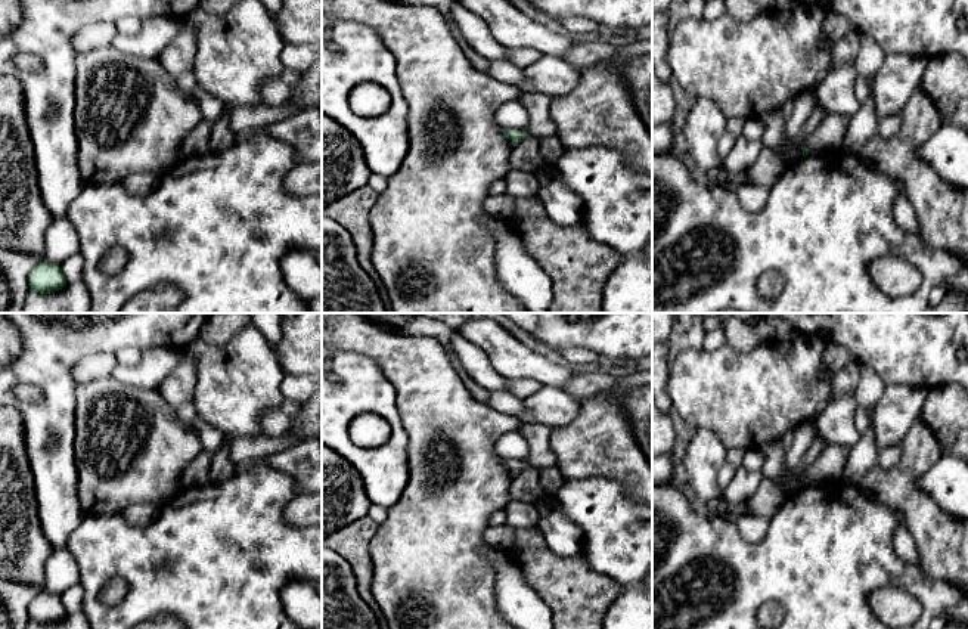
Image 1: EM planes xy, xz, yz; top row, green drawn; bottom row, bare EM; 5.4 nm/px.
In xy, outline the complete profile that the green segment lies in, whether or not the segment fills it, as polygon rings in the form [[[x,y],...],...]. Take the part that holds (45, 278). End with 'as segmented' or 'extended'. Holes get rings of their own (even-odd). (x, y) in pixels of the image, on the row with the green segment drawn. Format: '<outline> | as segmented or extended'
[[[40,260],[28,275],[28,285],[31,291],[40,294],[50,294],[62,289],[66,279],[58,264],[47,260]]] | as segmented

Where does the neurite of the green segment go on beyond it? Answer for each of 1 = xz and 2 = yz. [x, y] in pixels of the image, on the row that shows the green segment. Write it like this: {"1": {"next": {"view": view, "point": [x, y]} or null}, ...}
{"1": {"next": null}, "2": {"next": null}}

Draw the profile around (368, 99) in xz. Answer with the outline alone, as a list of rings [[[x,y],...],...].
[[[366,81],[357,84],[348,94],[350,109],[363,117],[373,118],[379,117],[390,108],[390,100],[387,99],[382,86]]]

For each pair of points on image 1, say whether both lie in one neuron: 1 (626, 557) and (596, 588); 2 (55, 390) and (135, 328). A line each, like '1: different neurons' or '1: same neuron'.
1: different neurons
2: same neuron

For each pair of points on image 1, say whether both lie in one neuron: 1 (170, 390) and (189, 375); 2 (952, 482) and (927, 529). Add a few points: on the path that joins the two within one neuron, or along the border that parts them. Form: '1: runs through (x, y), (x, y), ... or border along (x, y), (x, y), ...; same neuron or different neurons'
1: runs through (174, 389), (185, 378); same neuron
2: border along (922, 474), (918, 485), (952, 516); different neurons

